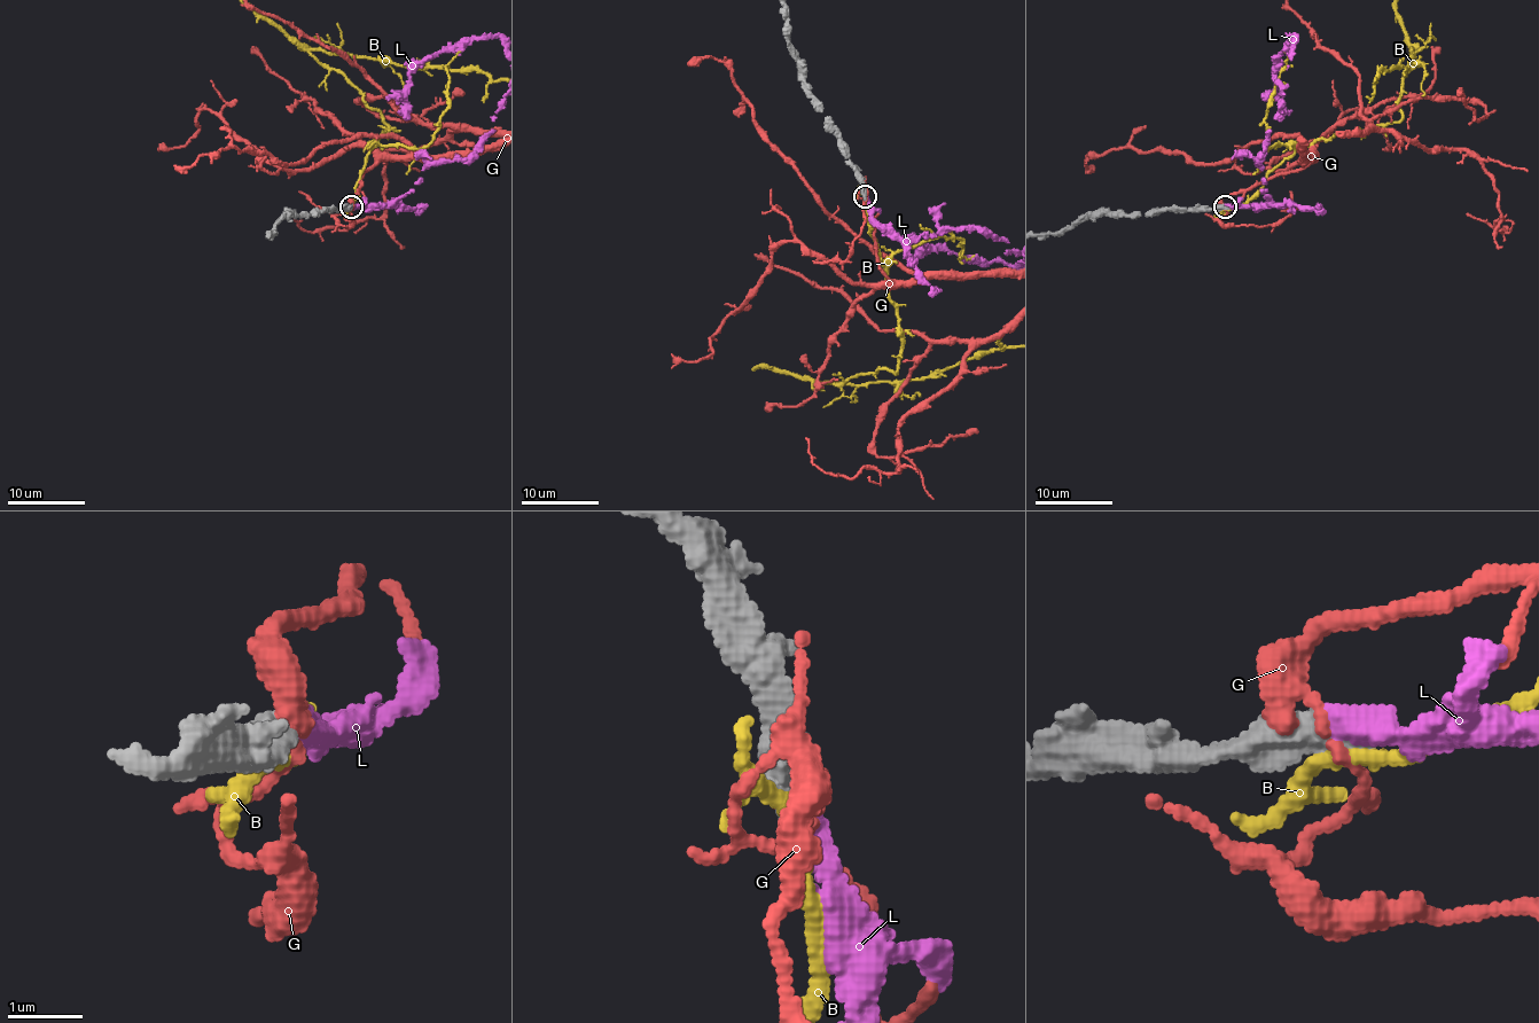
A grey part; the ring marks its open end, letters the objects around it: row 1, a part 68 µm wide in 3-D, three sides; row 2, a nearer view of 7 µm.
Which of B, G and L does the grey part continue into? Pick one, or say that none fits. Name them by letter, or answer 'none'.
L

